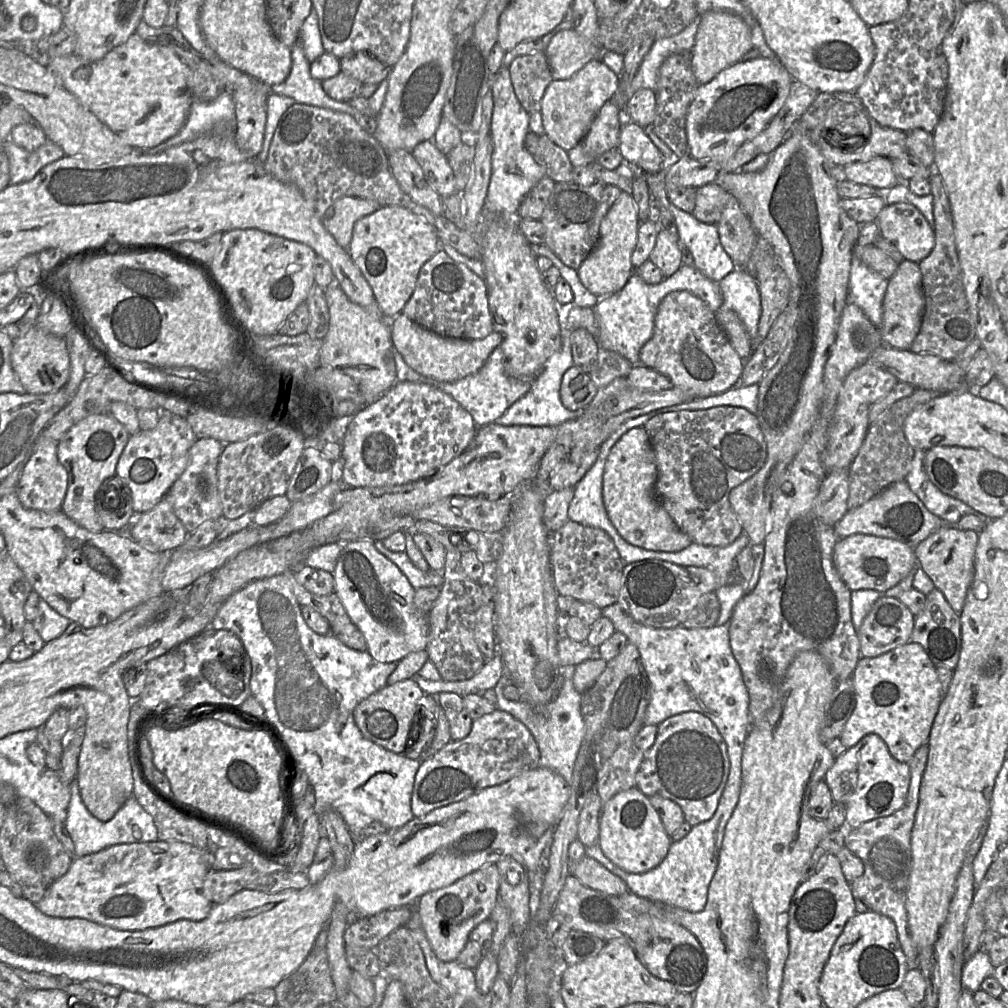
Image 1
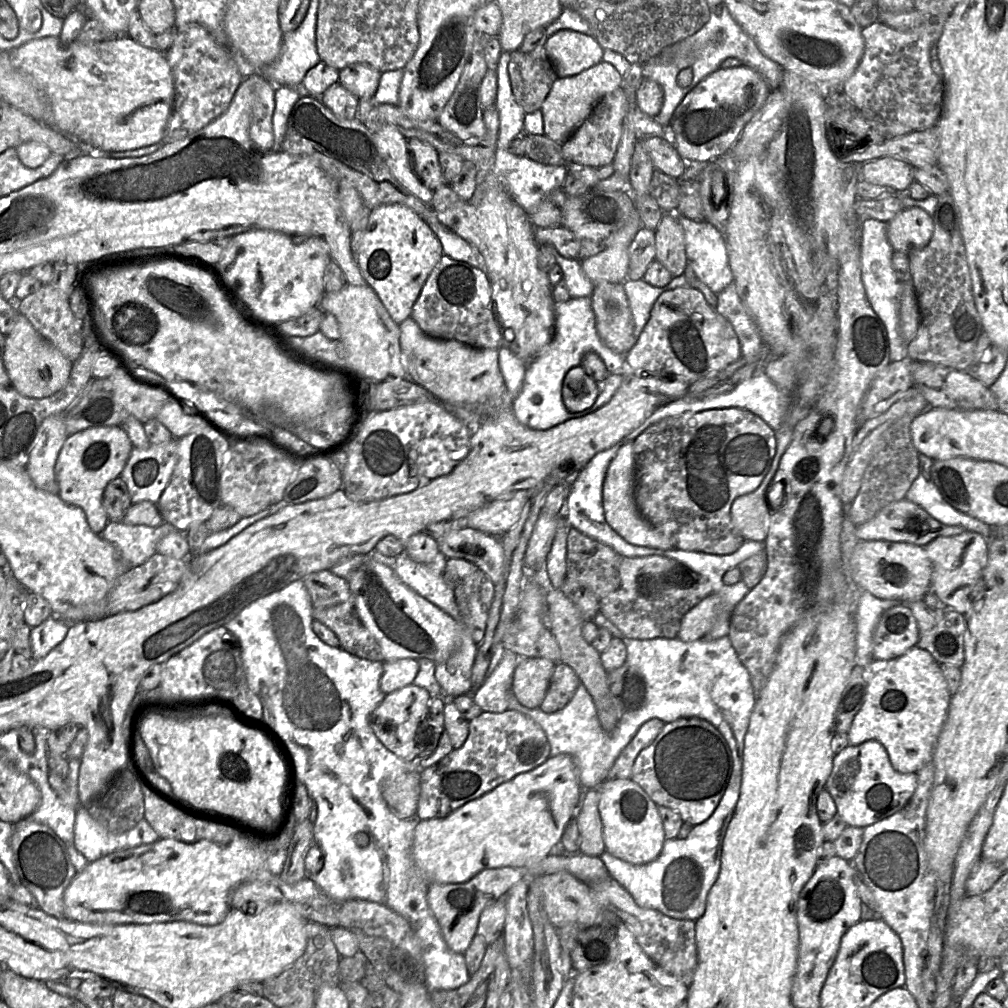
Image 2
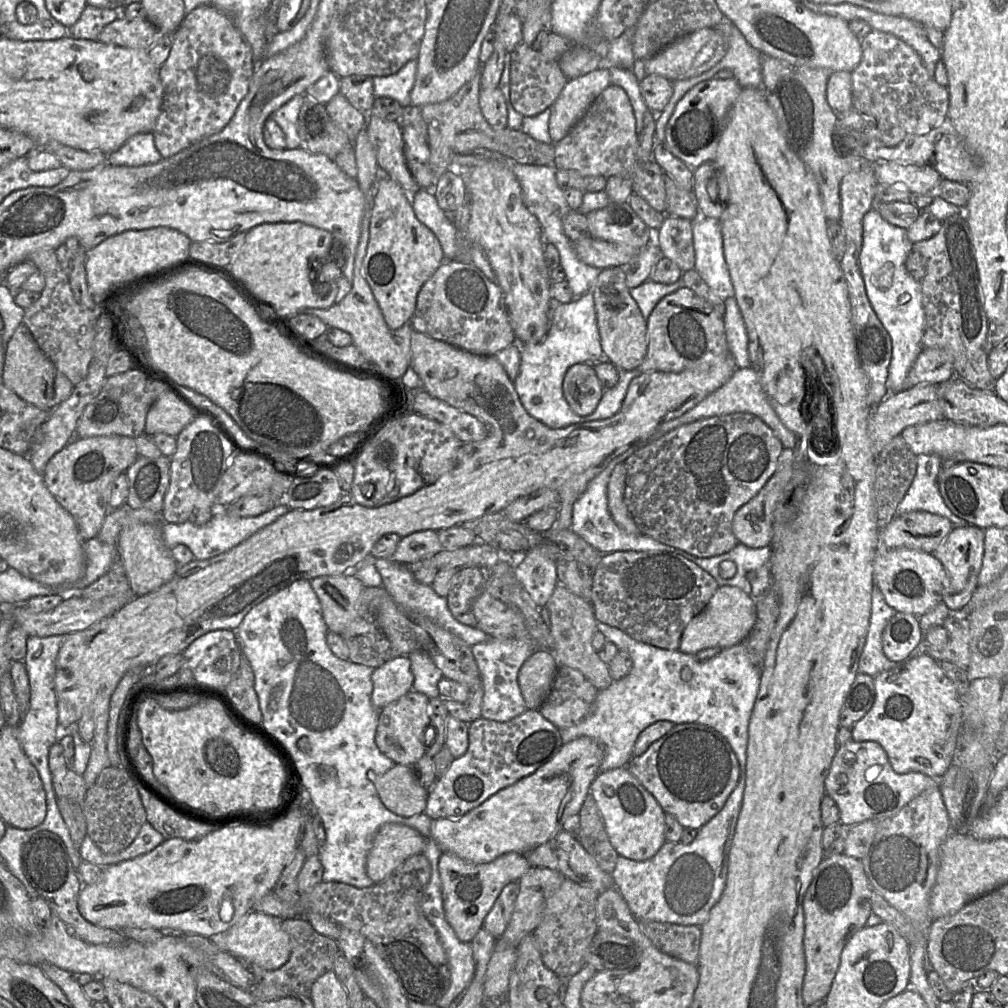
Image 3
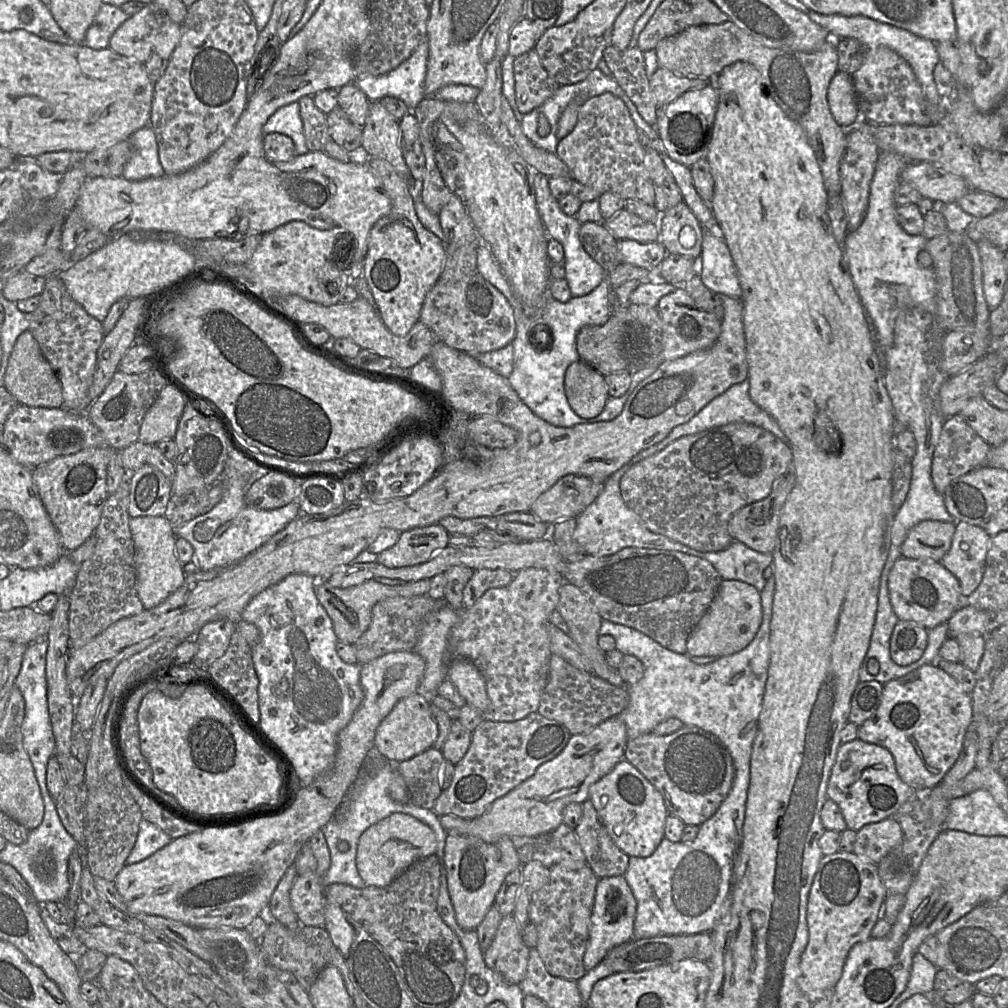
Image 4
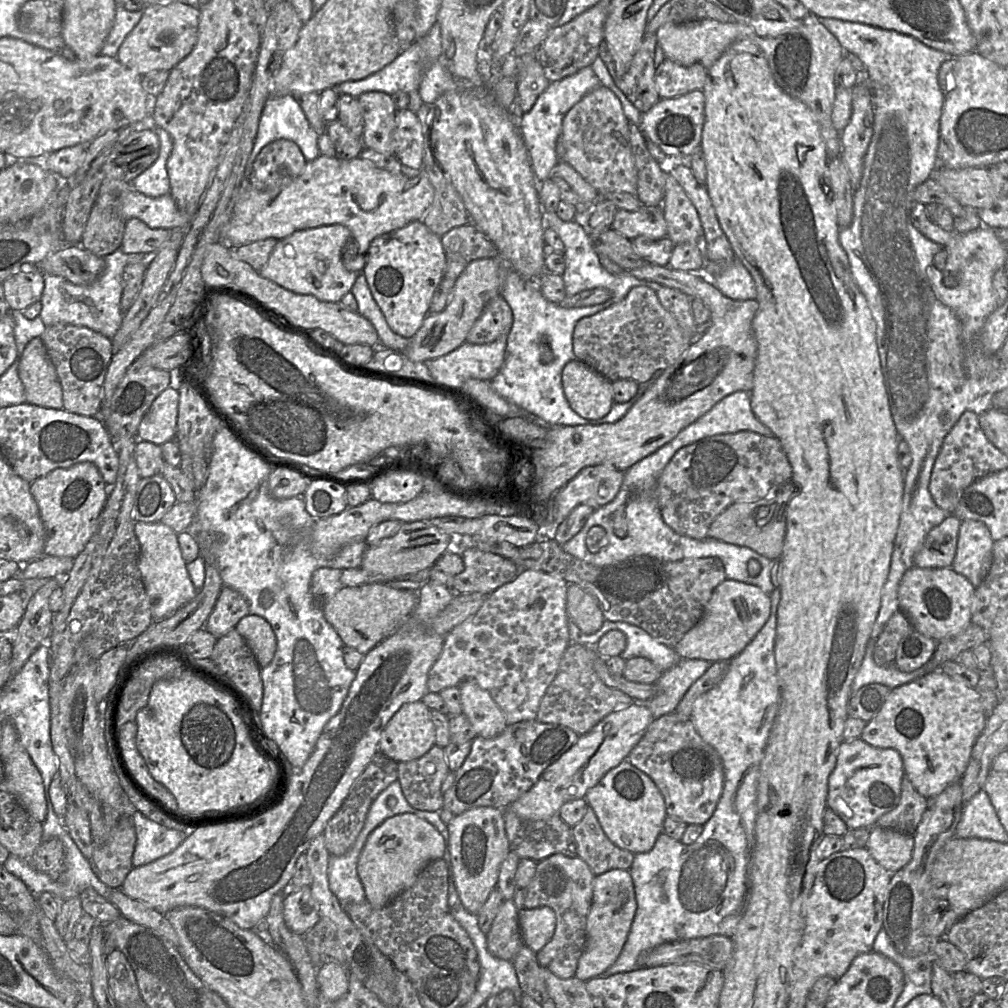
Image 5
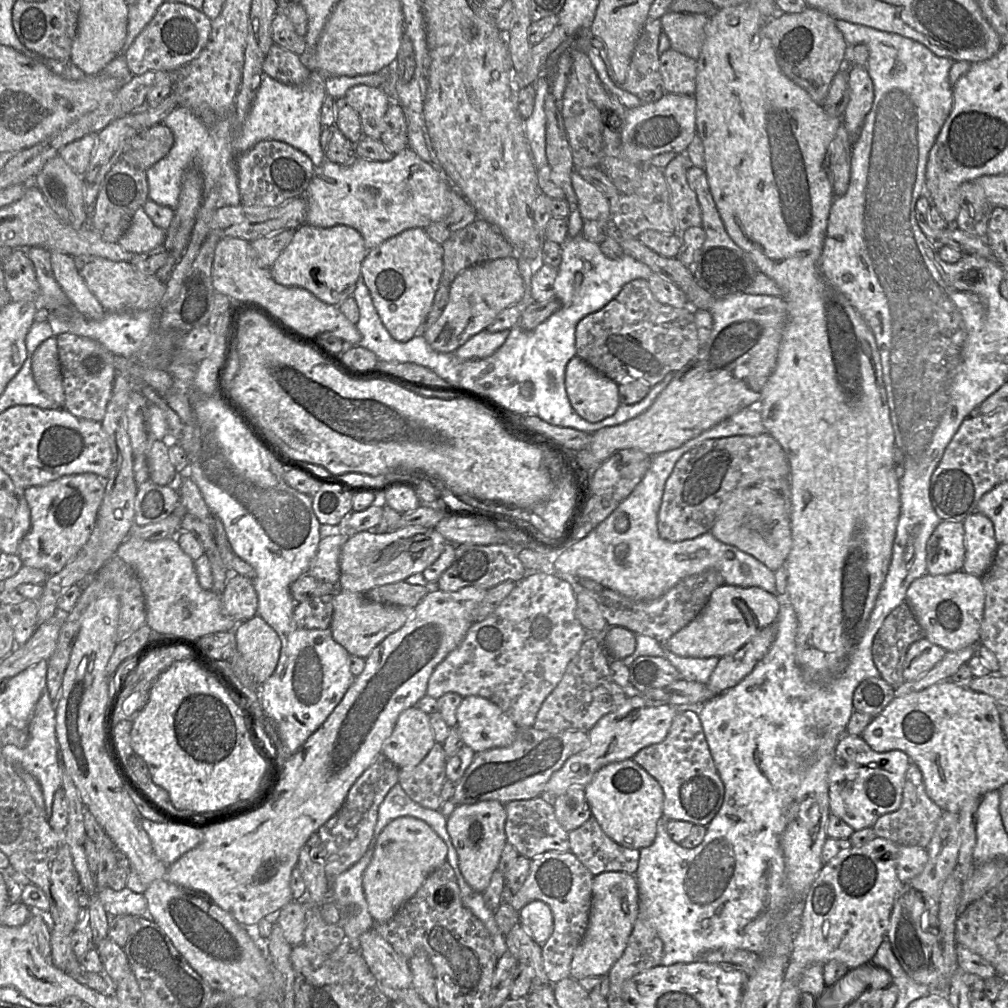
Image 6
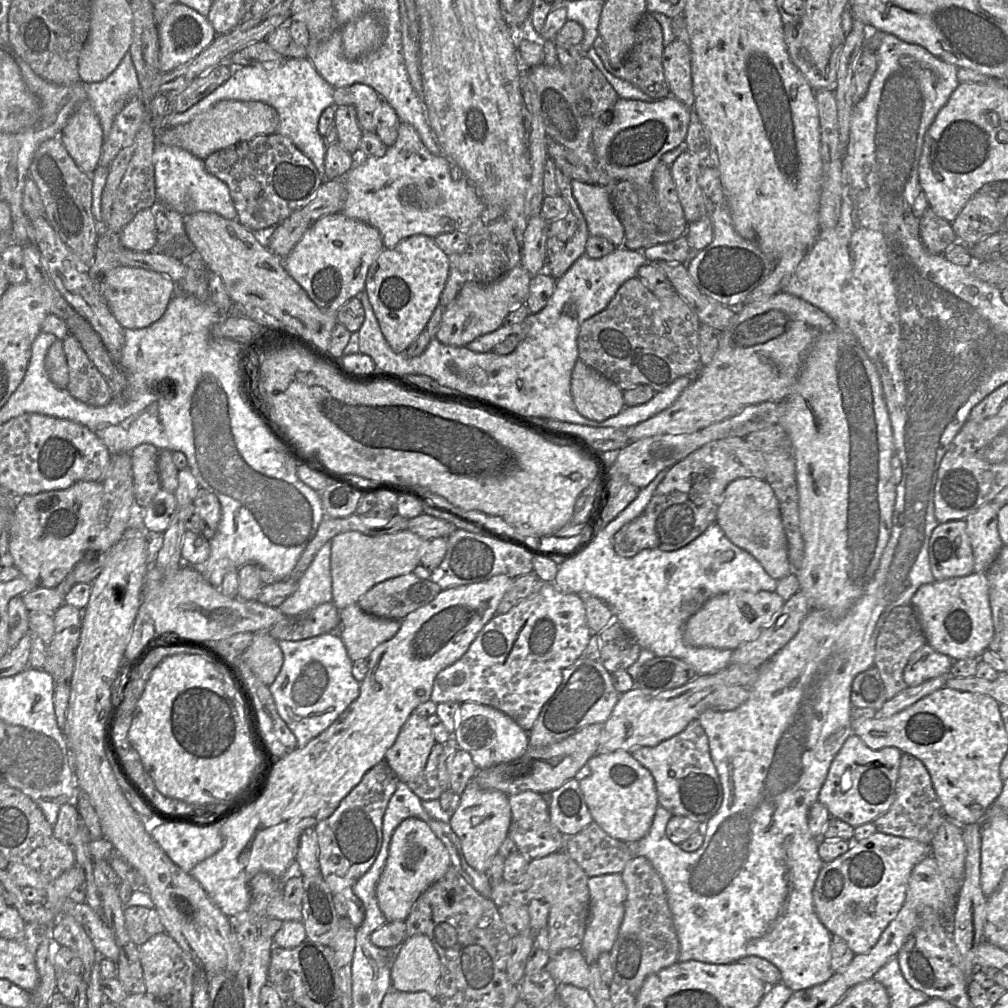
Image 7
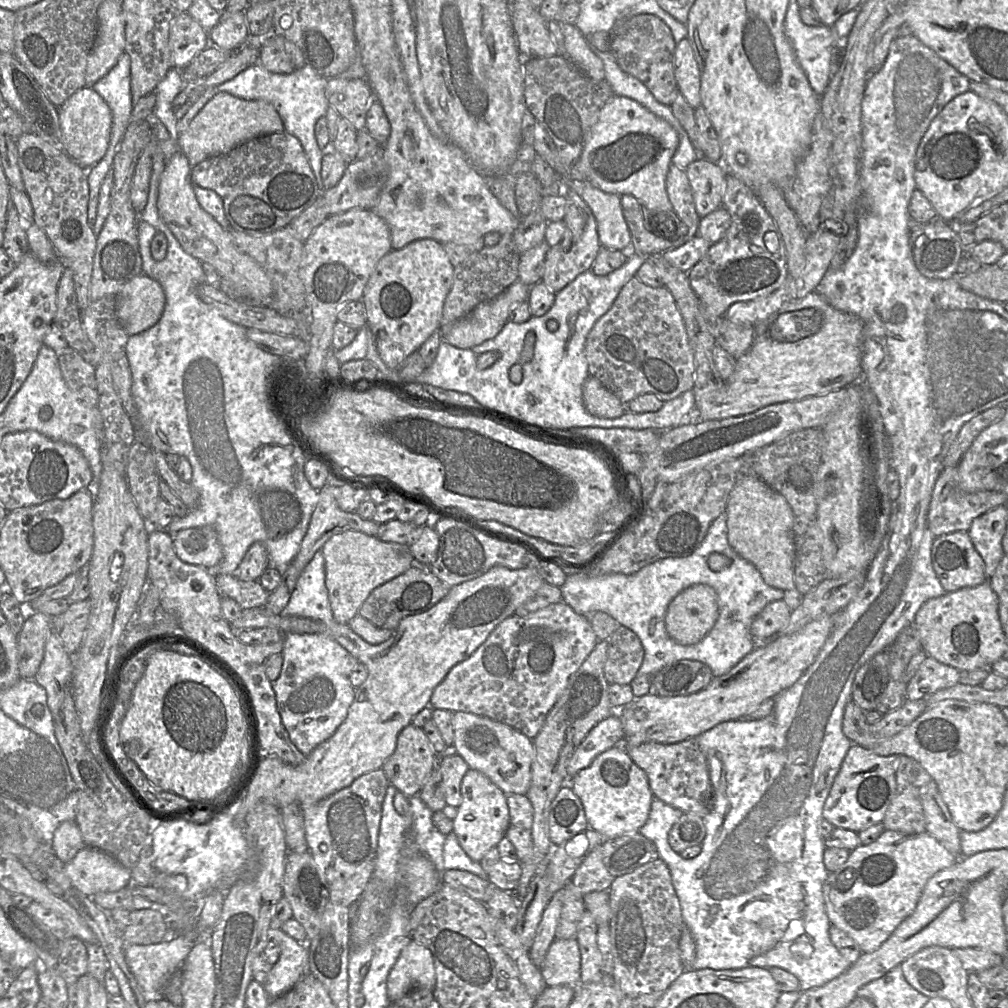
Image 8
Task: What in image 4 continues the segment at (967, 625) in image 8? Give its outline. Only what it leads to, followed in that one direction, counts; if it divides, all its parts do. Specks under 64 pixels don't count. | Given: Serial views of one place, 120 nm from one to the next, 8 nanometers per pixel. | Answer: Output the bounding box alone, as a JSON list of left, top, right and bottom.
[888,556,962,630]

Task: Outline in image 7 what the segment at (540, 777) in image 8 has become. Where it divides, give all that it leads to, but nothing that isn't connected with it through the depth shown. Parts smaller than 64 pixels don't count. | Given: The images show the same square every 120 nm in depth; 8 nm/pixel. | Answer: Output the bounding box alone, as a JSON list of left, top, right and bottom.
[528,634,621,748]

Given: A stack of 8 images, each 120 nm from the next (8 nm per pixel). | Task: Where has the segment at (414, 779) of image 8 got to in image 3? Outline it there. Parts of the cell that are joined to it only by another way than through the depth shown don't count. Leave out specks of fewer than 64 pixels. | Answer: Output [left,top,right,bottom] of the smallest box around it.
[375,690,432,766]

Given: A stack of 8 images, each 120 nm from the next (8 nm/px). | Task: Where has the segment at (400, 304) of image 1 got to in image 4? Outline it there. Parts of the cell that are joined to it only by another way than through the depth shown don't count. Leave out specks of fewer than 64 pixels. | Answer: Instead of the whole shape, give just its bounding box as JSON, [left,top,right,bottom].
[363,157,445,337]

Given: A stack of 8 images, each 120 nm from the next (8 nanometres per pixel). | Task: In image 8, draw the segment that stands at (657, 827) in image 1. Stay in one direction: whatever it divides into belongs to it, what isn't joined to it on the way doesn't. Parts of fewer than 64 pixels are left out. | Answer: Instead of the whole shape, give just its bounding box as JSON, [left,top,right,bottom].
[564,744,654,839]

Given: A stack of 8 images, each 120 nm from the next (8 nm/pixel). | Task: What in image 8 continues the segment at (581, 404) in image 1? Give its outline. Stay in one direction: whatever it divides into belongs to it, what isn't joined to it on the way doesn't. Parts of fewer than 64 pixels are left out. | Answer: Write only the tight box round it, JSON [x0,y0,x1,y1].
[582,375,627,418]

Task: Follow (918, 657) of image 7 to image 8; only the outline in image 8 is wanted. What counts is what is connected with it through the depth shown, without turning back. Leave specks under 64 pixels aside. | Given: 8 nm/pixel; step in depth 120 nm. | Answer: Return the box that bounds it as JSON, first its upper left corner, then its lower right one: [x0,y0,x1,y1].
[906,656,960,701]

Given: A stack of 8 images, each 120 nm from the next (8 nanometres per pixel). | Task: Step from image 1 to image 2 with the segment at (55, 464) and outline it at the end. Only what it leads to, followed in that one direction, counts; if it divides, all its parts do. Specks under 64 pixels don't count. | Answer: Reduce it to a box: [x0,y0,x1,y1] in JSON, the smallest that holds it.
[26,414,67,495]

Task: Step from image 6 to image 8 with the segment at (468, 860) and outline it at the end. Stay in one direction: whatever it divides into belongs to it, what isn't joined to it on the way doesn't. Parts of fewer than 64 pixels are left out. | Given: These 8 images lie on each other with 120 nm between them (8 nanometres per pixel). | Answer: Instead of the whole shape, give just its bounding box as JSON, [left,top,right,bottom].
[453,768,510,861]

